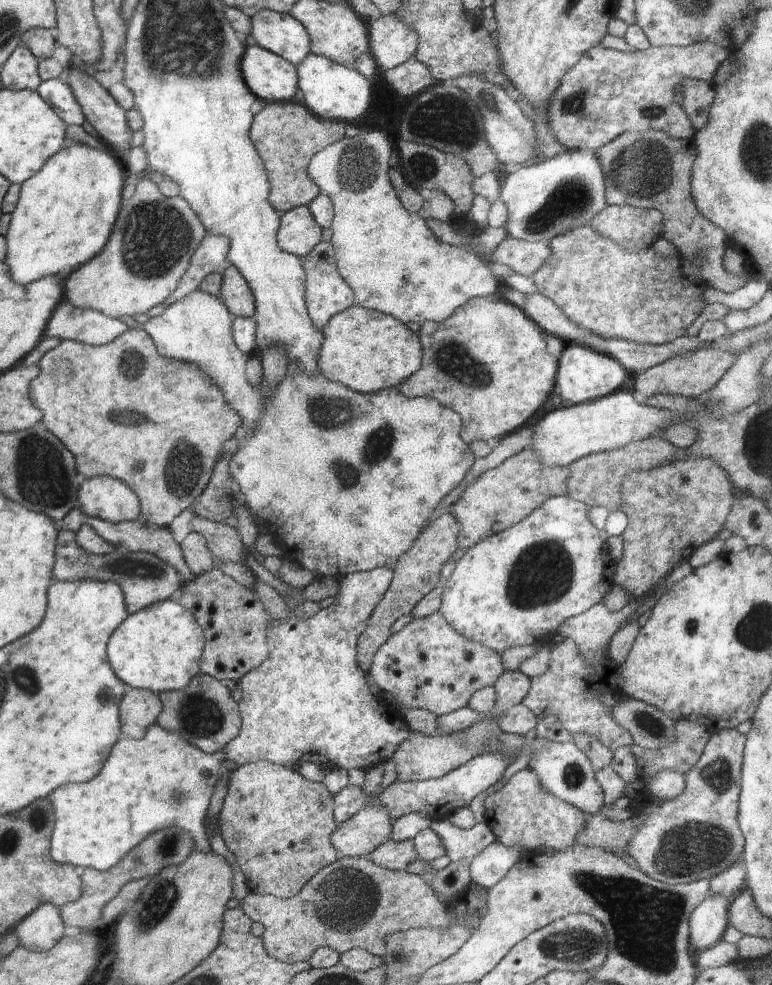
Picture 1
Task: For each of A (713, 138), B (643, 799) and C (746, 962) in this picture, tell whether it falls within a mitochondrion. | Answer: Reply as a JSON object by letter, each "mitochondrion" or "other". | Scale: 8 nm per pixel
{"A":"other","B":"other","C":"other"}

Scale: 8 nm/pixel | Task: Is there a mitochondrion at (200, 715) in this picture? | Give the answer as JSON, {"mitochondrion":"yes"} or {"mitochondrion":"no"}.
{"mitochondrion":"yes"}

